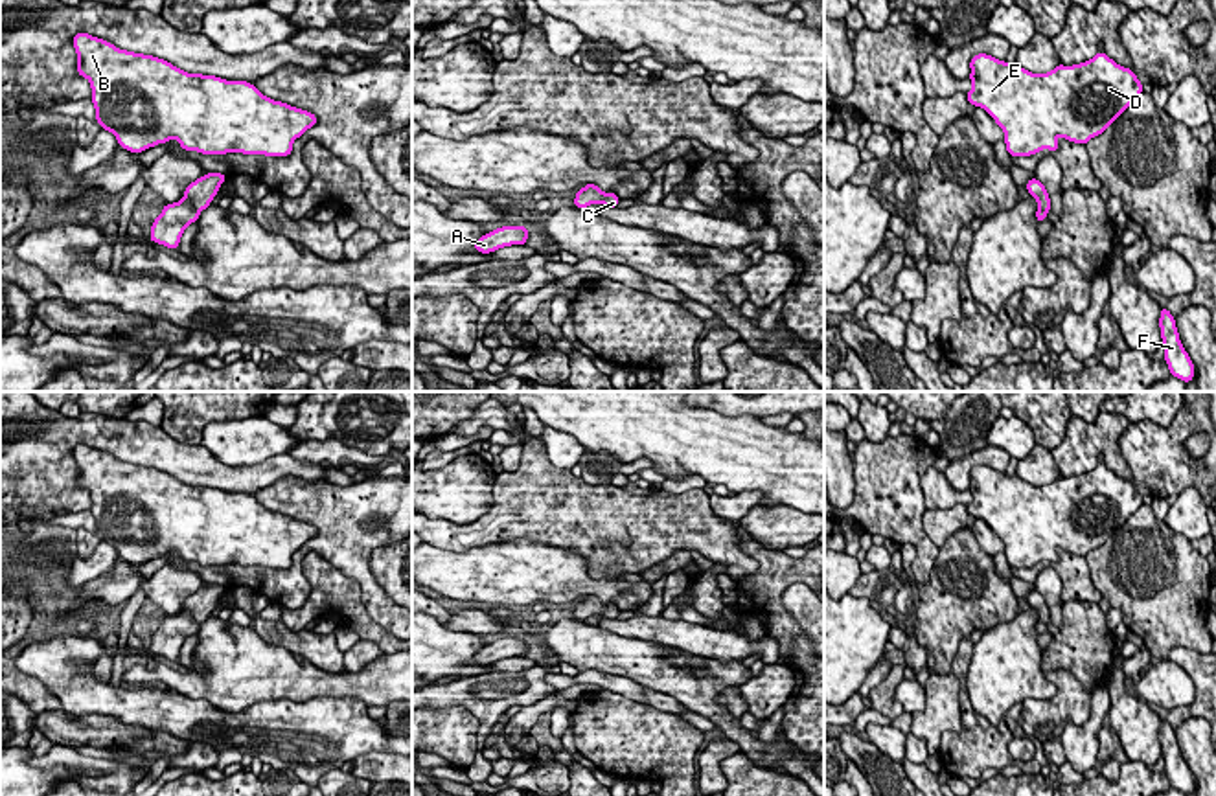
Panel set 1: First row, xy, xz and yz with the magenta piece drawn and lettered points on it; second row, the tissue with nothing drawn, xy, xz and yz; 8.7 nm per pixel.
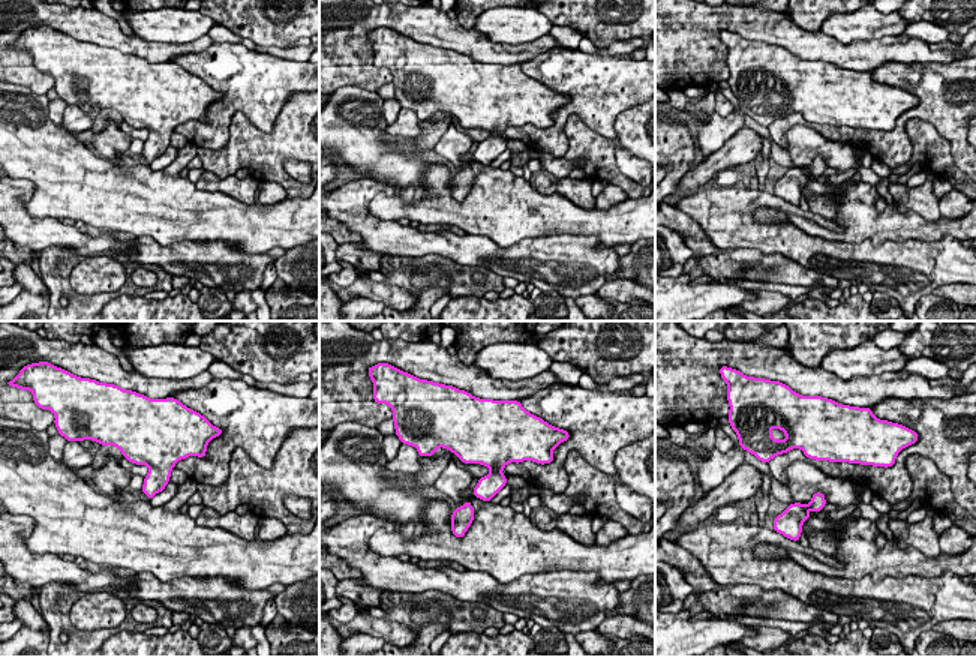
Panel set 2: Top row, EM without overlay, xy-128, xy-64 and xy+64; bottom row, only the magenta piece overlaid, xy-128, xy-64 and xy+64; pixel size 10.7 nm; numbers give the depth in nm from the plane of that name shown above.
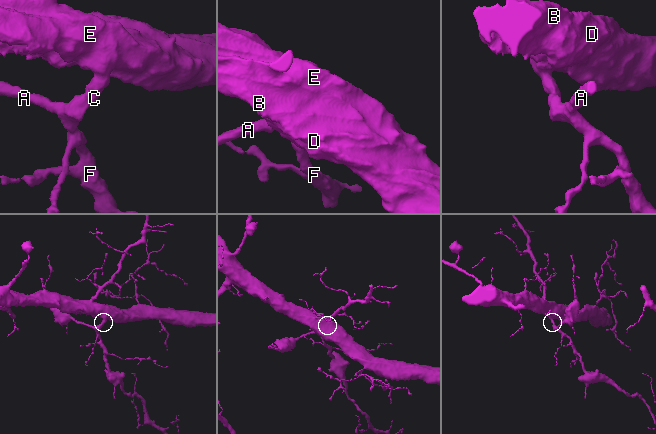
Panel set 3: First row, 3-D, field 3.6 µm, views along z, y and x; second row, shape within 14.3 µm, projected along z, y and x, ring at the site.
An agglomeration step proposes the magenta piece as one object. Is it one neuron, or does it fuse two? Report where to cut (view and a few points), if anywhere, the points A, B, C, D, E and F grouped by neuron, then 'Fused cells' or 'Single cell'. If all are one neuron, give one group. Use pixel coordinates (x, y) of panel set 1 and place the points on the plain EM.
No split. Groups: A B C D E F. Single cell

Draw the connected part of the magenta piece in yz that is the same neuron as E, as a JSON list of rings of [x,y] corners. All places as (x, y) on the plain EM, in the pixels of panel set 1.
[[[1106,463],[1073,478],[1060,474],[1052,483],[1039,487],[986,465],[973,467],[969,480],[973,500],[966,511],[971,518],[982,518],[1003,540],[1010,568],[1030,568],[1041,561],[1060,563],[1058,548],[1085,557],[1142,506],[1135,483],[1117,476]]]

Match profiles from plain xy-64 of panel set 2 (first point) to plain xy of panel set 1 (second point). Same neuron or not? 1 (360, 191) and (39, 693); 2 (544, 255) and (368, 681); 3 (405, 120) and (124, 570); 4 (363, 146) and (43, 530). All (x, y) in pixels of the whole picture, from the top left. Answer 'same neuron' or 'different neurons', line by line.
1: different neurons
2: different neurons
3: different neurons
4: same neuron

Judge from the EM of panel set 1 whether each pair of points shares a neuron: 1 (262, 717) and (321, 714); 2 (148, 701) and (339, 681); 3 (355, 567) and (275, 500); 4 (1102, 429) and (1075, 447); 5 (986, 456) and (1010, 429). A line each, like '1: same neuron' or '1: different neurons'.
1: same neuron
2: different neurons
3: same neuron
4: same neuron
5: different neurons

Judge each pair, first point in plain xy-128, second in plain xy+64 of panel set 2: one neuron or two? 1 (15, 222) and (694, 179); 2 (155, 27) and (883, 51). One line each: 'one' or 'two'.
1: two
2: two

